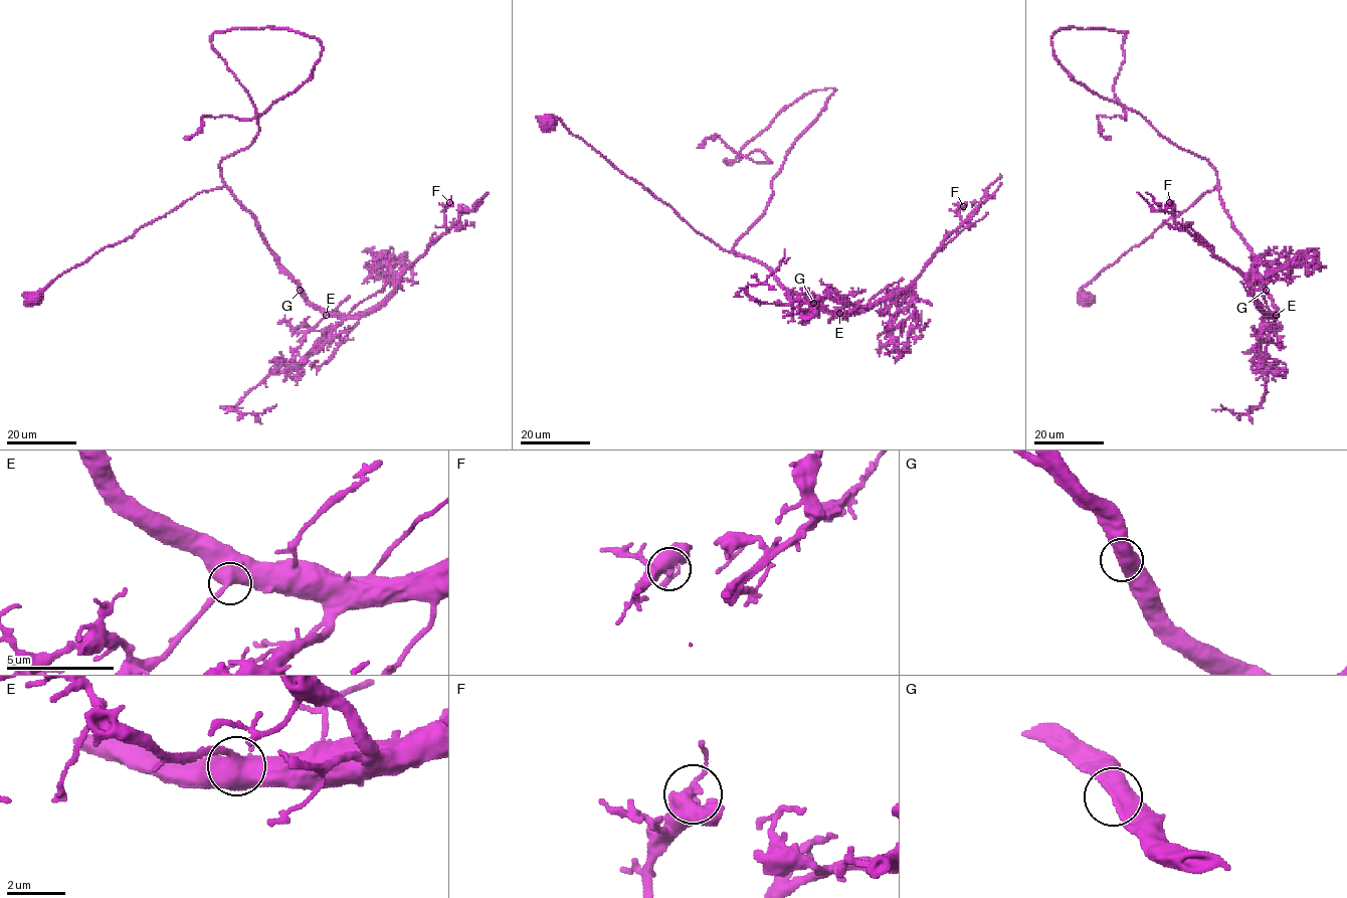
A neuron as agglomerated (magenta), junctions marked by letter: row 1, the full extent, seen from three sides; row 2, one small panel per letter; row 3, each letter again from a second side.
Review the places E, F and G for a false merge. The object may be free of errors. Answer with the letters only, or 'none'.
none

